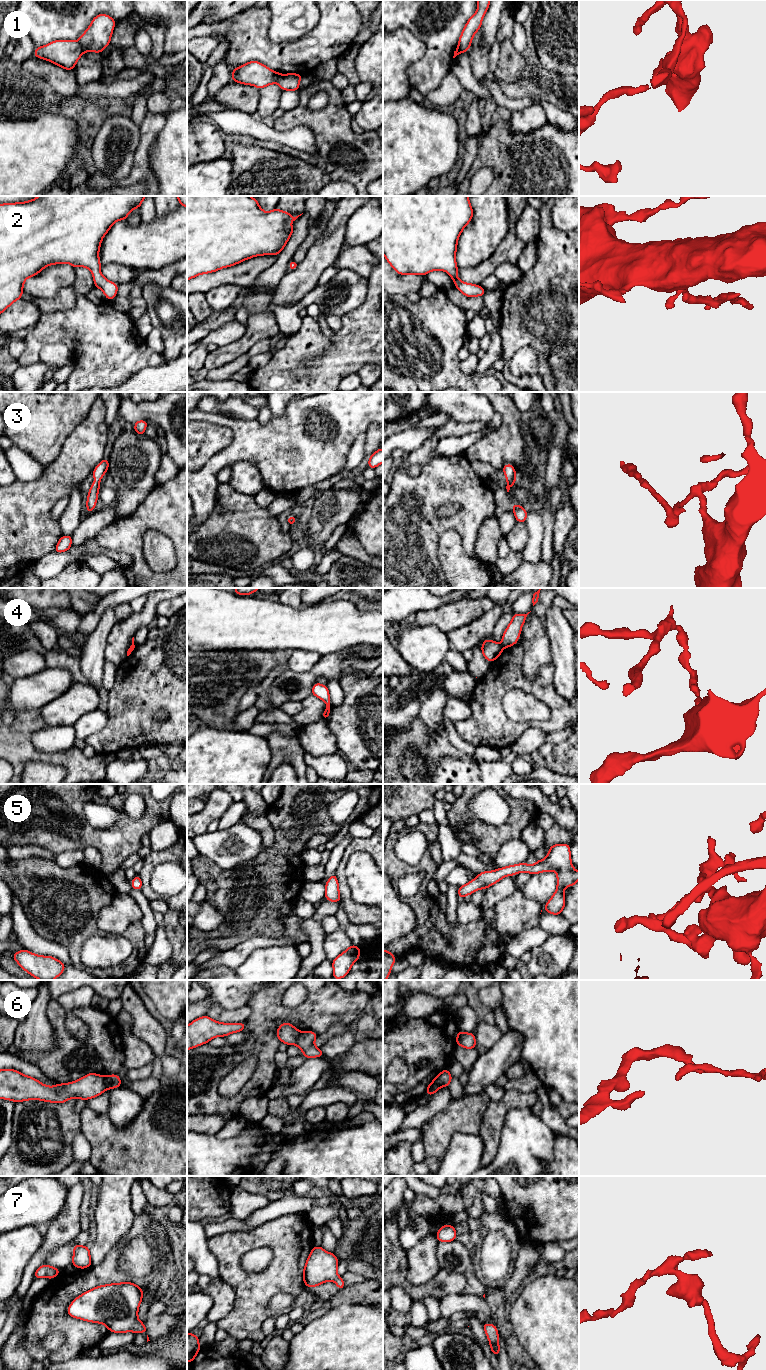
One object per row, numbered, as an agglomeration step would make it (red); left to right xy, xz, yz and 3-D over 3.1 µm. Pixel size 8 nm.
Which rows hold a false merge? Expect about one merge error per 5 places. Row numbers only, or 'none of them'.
1, 4, 6

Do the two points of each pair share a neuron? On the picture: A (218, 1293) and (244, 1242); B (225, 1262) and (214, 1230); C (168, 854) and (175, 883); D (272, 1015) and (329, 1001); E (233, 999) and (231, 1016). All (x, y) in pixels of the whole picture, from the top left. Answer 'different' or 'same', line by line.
A: different
B: different
C: different
D: same
E: different

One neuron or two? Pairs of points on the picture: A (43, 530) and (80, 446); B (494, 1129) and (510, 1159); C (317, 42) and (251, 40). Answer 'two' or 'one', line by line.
A: one
B: two
C: one

